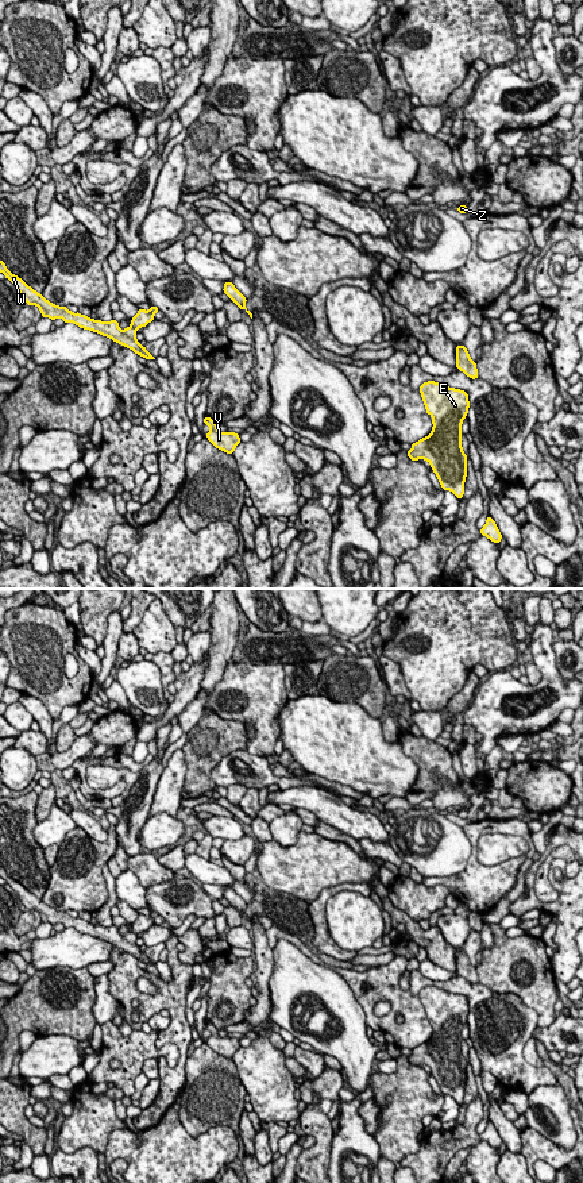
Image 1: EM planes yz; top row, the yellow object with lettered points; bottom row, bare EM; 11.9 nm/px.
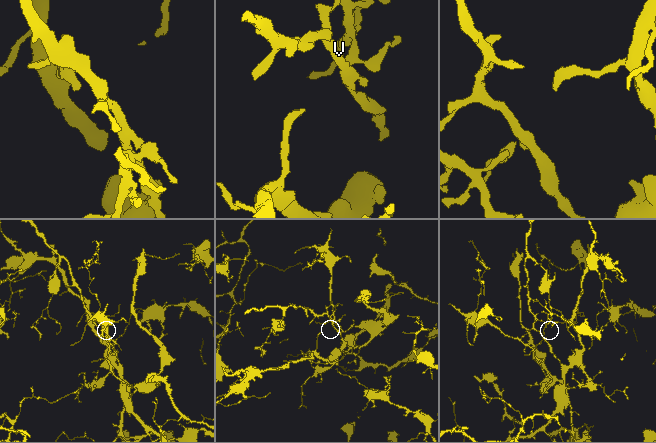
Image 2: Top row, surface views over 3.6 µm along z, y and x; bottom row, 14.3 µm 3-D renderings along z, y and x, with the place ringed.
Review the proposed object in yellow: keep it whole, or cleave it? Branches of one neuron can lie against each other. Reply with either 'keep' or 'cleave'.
cleave

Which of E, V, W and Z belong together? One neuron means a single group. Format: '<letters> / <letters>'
E Z / V W

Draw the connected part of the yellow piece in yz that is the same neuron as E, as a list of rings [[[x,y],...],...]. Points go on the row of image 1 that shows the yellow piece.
[[[428,381],[420,386],[420,393],[425,404],[426,413],[432,416],[432,432],[412,444],[408,456],[412,461],[425,459],[431,463],[441,488],[451,490],[459,500],[464,494],[464,482],[467,477],[467,455],[462,448],[462,424],[467,417],[470,401],[464,390],[453,389],[443,384]]]

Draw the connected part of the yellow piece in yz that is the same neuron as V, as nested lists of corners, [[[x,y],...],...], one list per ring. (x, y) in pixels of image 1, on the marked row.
[[[204,417],[204,424],[211,427],[211,431],[205,435],[208,440],[219,450],[233,454],[233,450],[240,443],[239,433],[220,432],[217,424],[211,417]]]

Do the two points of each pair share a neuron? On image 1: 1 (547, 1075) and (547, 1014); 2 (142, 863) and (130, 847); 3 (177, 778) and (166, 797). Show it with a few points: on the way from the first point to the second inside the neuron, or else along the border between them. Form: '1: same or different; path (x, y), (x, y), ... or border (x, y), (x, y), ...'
1: different; border (520, 1000), (536, 1013), (539, 1025)
2: different; border (141, 851), (128, 858)
3: same; path (173, 782), (169, 786), (169, 793)

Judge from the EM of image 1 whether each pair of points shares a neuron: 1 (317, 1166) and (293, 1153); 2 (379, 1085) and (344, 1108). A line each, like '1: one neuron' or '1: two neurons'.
1: two neurons
2: two neurons

